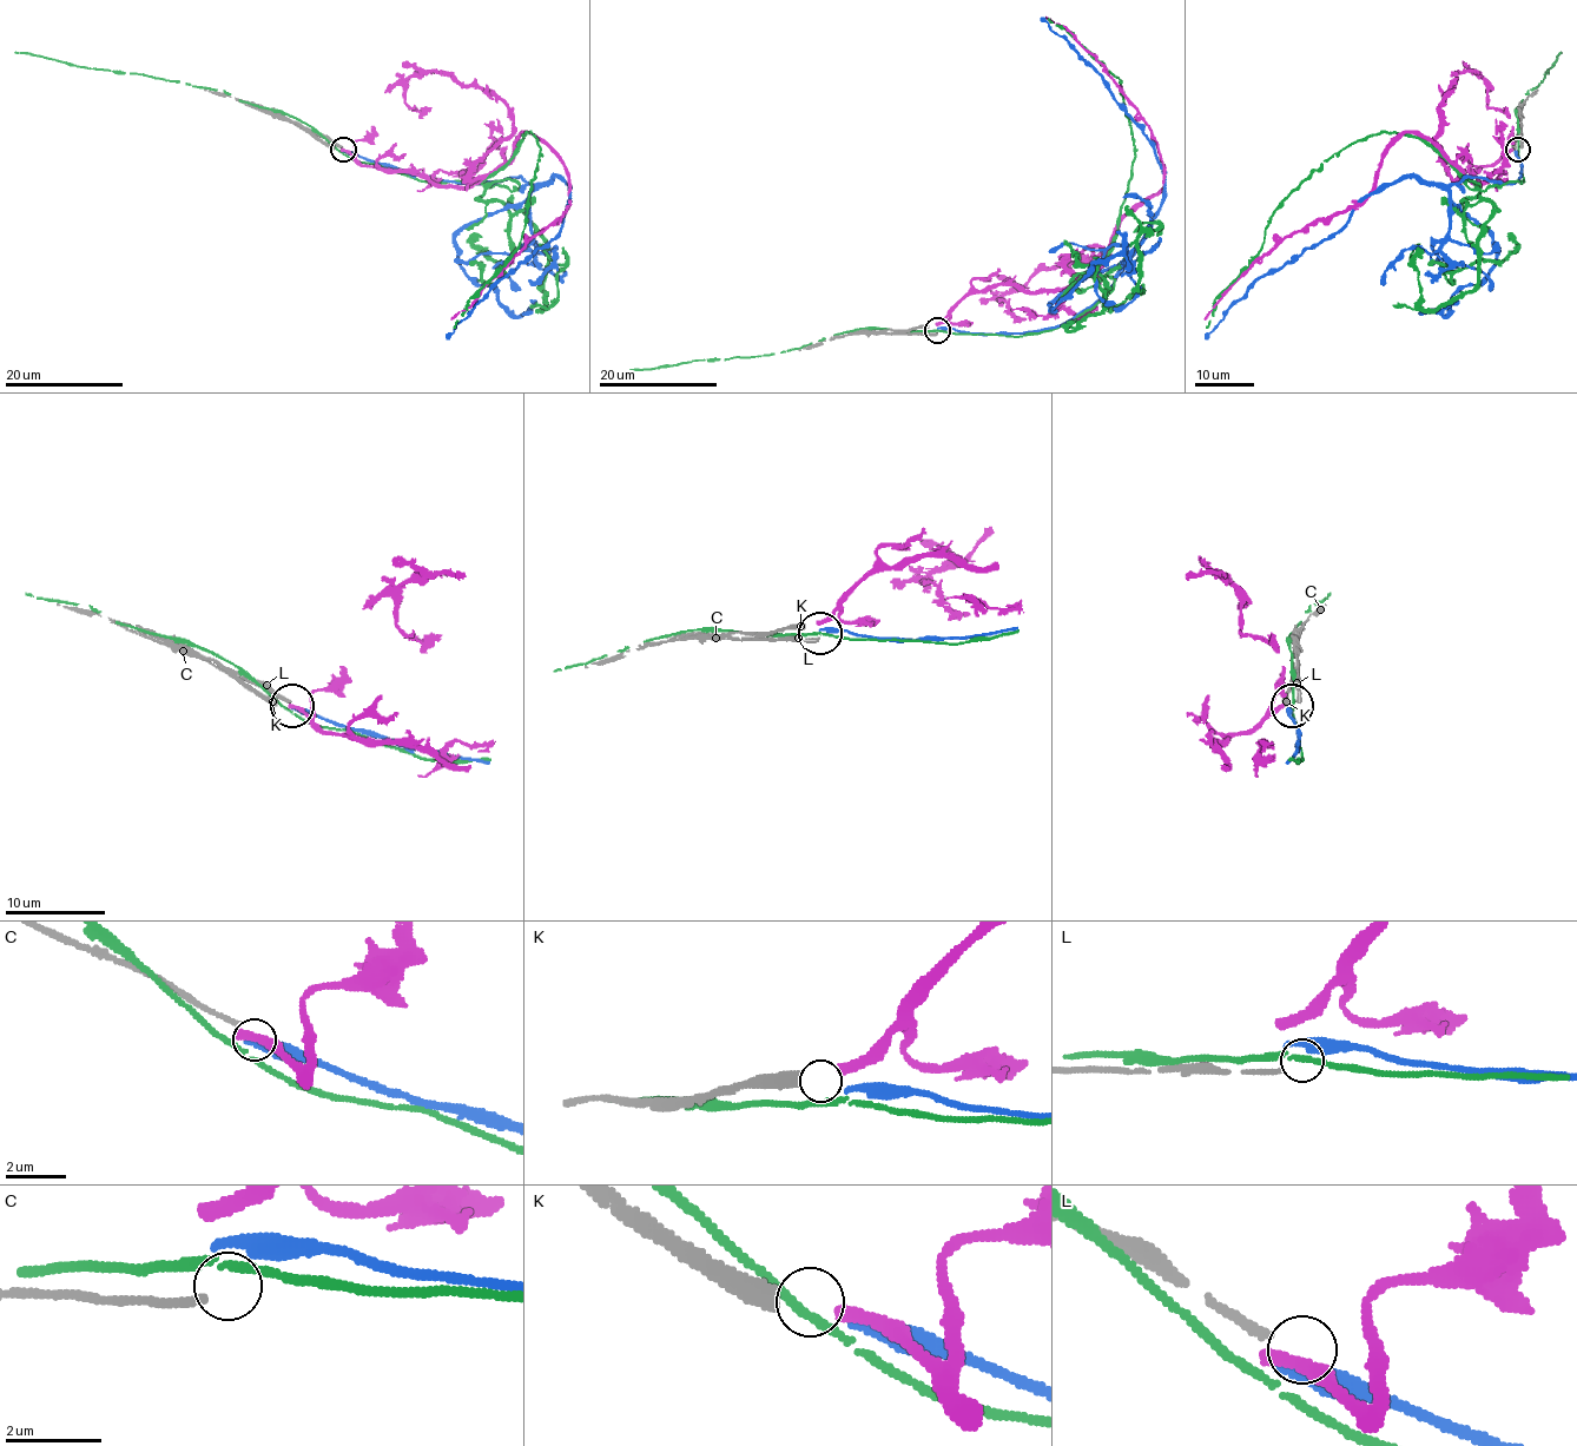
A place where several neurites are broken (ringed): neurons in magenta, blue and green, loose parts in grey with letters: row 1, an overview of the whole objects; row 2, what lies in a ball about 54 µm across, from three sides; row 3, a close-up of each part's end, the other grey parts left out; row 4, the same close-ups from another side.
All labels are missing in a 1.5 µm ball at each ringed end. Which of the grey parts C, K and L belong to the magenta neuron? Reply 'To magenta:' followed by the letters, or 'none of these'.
To magenta: K

